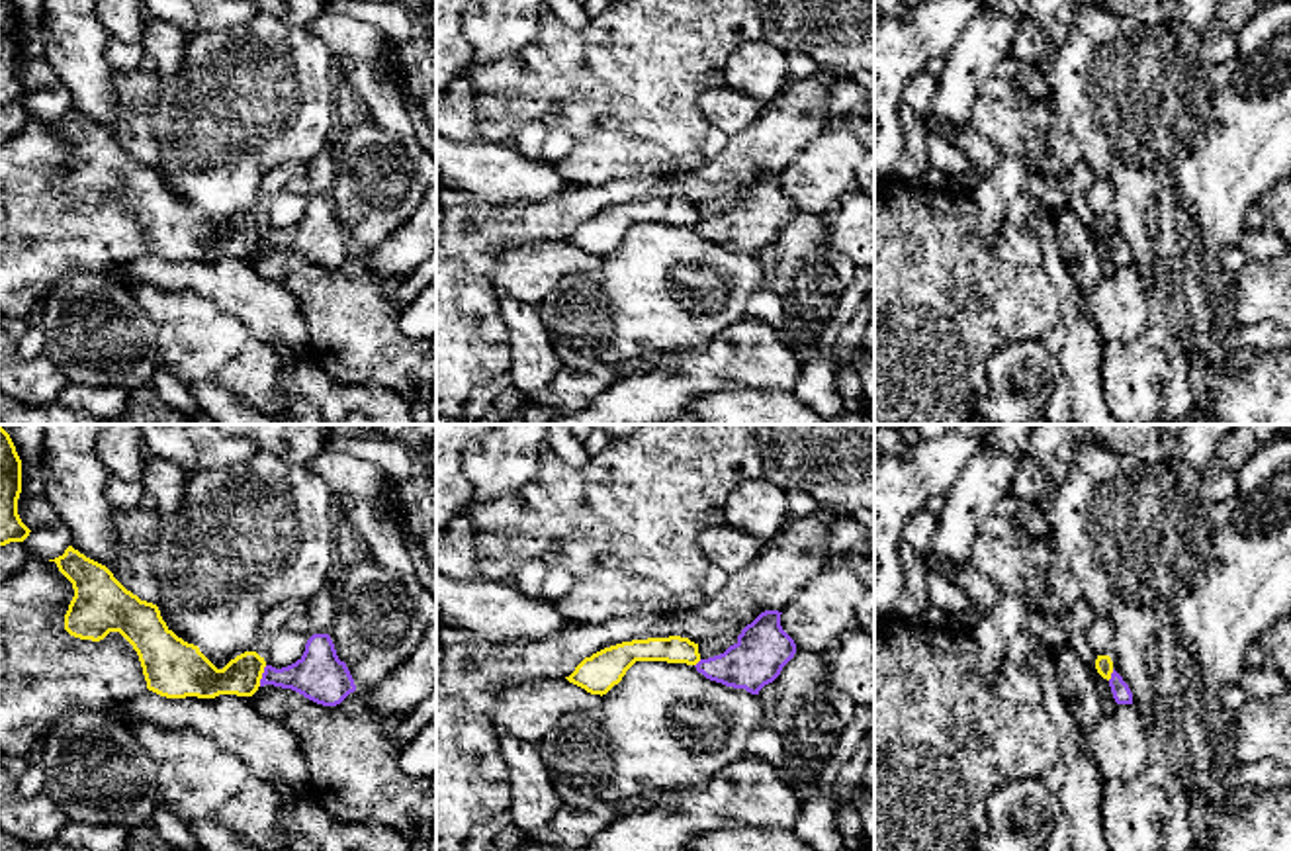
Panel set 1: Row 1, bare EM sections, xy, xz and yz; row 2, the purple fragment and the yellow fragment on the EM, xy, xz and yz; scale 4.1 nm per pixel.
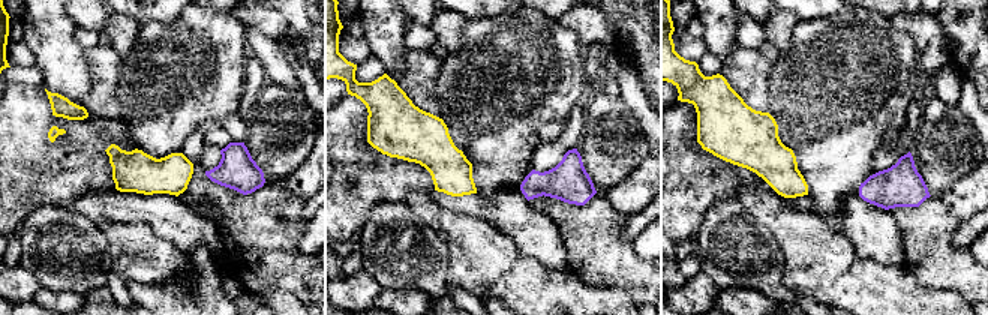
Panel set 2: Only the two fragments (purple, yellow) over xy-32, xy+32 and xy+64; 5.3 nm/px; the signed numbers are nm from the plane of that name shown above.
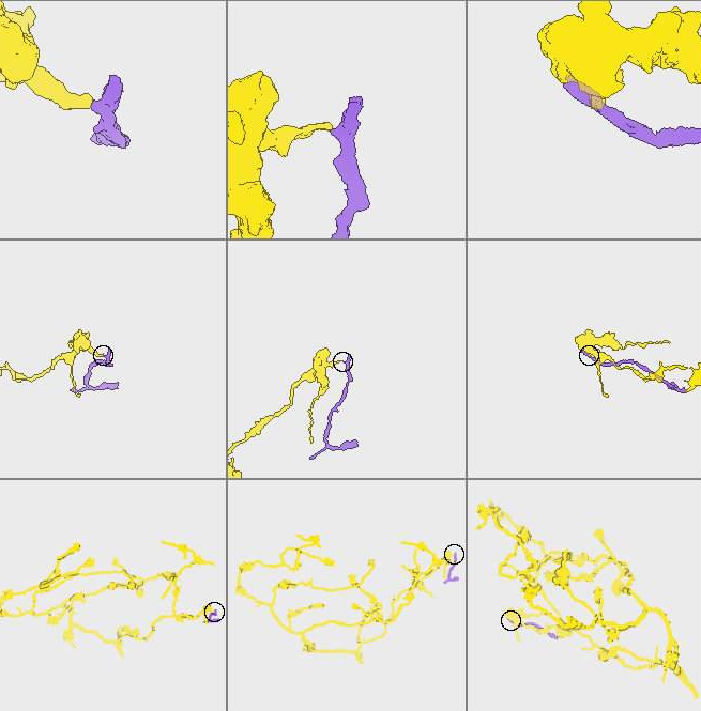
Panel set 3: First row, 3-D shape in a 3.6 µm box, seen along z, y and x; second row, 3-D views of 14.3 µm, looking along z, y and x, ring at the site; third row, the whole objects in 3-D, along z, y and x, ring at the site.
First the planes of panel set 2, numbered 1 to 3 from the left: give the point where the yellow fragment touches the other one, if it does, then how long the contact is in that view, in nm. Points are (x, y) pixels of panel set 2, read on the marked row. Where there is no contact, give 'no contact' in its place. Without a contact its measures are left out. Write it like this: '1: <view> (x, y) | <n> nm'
1: no contact
2: no contact
3: no contact

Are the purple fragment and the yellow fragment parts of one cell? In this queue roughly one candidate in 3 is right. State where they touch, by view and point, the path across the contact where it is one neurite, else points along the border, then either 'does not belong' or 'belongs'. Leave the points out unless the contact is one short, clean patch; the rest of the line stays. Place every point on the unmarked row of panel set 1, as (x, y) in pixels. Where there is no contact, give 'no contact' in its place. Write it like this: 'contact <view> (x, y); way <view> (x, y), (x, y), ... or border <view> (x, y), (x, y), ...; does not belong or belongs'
contact xy (263, 237); border xy (267, 227), (259, 247); does not belong

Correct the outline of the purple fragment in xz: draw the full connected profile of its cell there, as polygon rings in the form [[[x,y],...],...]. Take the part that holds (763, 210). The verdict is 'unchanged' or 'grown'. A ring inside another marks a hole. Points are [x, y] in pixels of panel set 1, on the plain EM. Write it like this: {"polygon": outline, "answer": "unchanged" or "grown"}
{"polygon": [[[779,172],[761,174],[724,215],[700,221],[694,229],[706,241],[751,256],[773,245],[794,219],[796,205],[782,192]]], "answer": "unchanged"}

